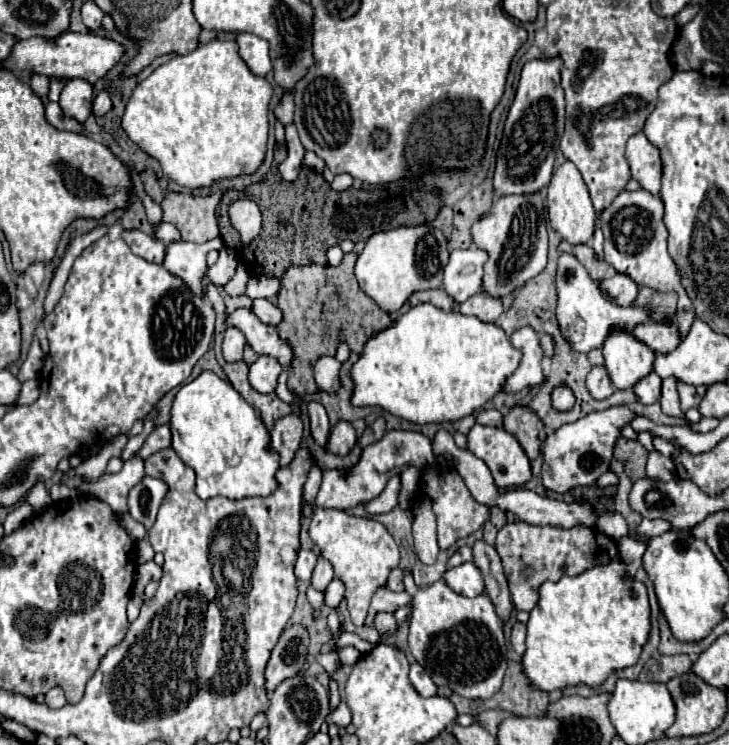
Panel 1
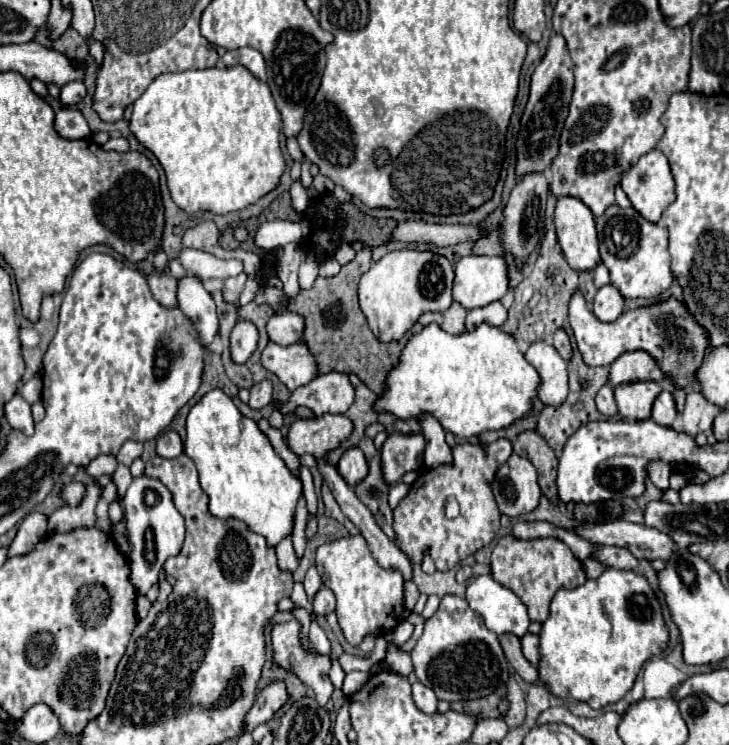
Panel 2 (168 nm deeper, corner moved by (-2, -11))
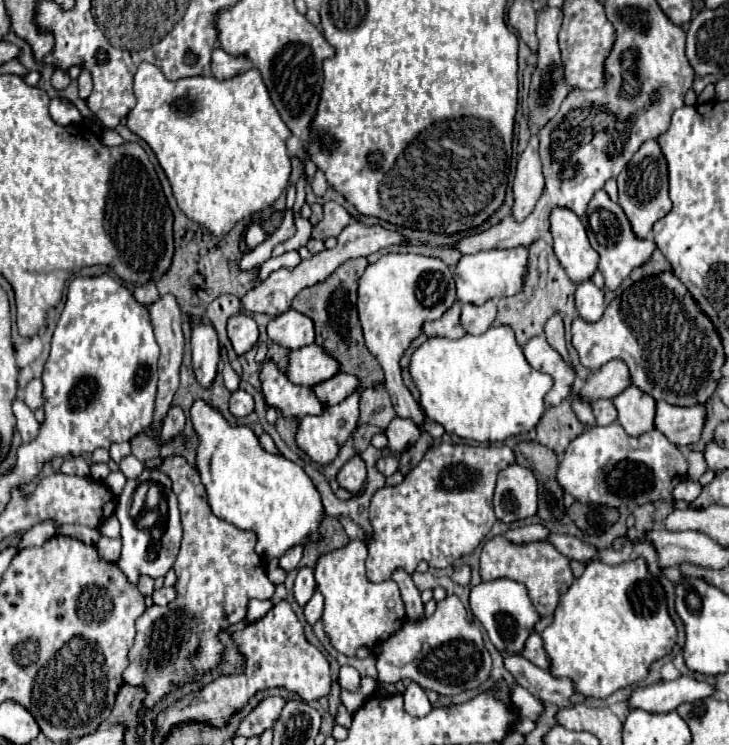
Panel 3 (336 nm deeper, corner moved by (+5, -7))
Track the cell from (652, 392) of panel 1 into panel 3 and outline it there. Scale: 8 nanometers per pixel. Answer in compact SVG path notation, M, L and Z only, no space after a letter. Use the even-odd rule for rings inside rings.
M657 401L655 429L659 429L671 443L679 447L697 441L697 435L701 433L701 419L705 419L701 405L677 407L665 401Z

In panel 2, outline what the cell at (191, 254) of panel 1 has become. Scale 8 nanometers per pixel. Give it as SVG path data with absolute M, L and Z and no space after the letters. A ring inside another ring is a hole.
M184 277L178 283L178 305L188 319L192 319L192 325L196 327L198 339L204 347L212 343L212 339L218 335L218 315L212 295L204 289L202 281L198 277Z

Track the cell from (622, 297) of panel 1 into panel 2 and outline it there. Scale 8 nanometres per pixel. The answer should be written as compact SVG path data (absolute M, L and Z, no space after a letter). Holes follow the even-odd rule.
M604 285L598 289L598 293L594 297L592 311L600 321L612 323L624 311L624 297L620 295L620 291L614 285Z

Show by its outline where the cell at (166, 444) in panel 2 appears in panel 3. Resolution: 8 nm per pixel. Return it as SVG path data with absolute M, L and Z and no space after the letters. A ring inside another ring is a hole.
M171 407L165 421L163 421L163 427L161 427L161 435L159 435L159 441L161 445L167 445L173 437L179 435L179 431L183 429L185 425L185 415L179 407Z

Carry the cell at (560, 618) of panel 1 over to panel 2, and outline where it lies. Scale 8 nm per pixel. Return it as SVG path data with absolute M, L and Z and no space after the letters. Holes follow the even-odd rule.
M606 569L598 579L588 579L576 589L560 589L550 605L550 617L540 631L540 677L550 691L562 699L584 701L592 709L620 701L634 685L646 659L656 657L668 647L668 627L662 617L662 605L656 599L646 577L634 571Z

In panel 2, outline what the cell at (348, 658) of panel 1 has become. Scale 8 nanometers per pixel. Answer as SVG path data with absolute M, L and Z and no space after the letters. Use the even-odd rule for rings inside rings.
M352 671L344 677L344 695L354 695L356 691L360 691L360 687L364 687L364 683L370 679L370 673L362 673L362 671Z

